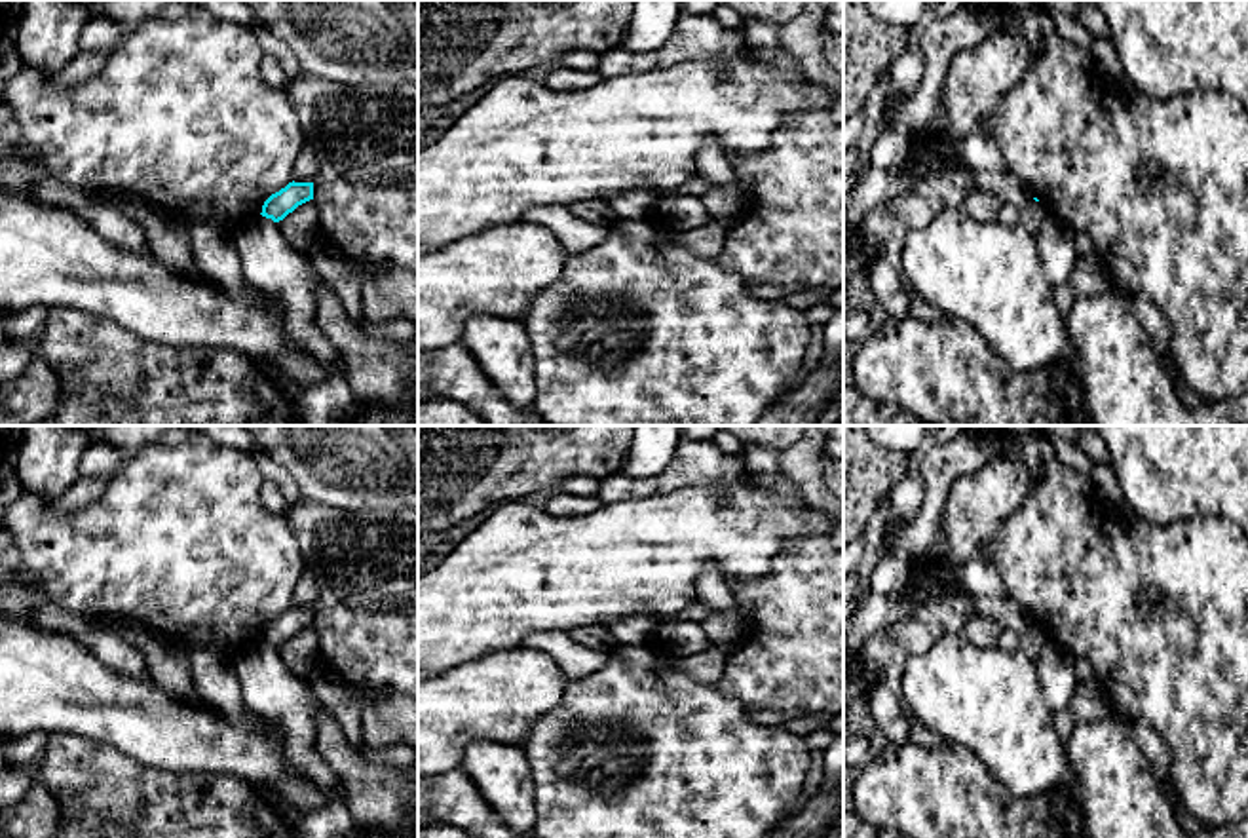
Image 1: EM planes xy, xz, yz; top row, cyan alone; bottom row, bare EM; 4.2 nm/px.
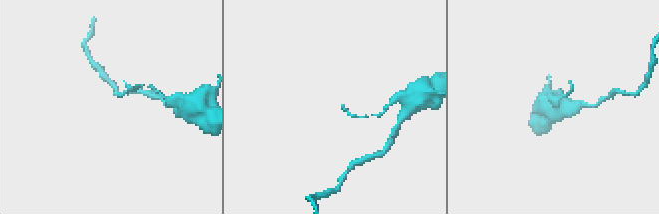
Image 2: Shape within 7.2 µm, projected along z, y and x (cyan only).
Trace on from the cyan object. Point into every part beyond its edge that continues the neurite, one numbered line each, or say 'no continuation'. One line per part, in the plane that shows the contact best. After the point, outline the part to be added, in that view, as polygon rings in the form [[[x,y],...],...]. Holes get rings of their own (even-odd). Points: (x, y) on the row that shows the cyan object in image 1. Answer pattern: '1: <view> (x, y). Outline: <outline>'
no continuation

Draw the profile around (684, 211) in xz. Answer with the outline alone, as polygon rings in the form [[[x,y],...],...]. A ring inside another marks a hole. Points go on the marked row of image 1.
[[[690,194],[663,196],[657,215],[678,232],[691,232],[712,220],[703,201]]]

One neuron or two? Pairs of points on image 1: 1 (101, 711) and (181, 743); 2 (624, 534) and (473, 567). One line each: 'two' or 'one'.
1: one
2: one

